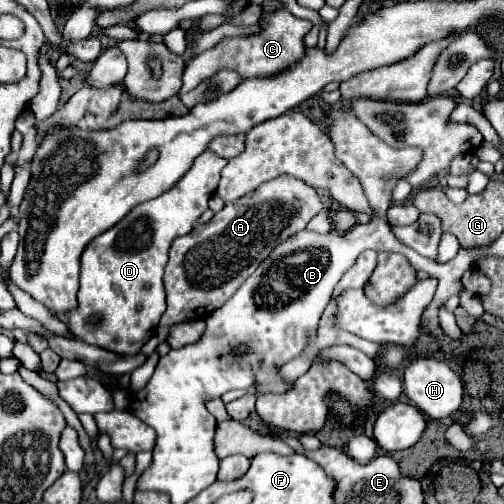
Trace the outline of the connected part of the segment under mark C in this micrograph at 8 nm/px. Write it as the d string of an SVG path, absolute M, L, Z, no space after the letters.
M285 9L277 11L265 11L259 17L259 27L261 31L257 35L245 35L245 37L231 37L219 41L215 47L209 51L203 51L197 59L189 61L183 73L183 87L181 93L187 93L195 89L201 81L211 79L215 73L223 69L233 69L241 77L267 77L273 73L279 73L299 61L305 53L305 43L303 37L311 31L313 23L307 19L297 19Z

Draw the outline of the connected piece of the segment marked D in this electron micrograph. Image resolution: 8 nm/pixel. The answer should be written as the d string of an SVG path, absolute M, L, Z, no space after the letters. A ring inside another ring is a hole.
M213 151L201 153L193 167L163 195L149 199L145 203L139 203L135 209L131 209L117 225L95 237L83 251L81 255L81 285L77 291L77 307L73 311L65 311L57 315L69 329L69 333L89 345L97 345L101 349L109 349L115 353L139 353L139 349L153 337L155 327L159 325L161 315L165 313L165 289L163 289L163 269L167 265L167 251L169 245L173 243L175 237L187 235L201 213L207 209L207 201L215 193L219 179L221 179L221 169L229 161L215 155ZM91 315L101 315L97 327L89 327L87 319Z

